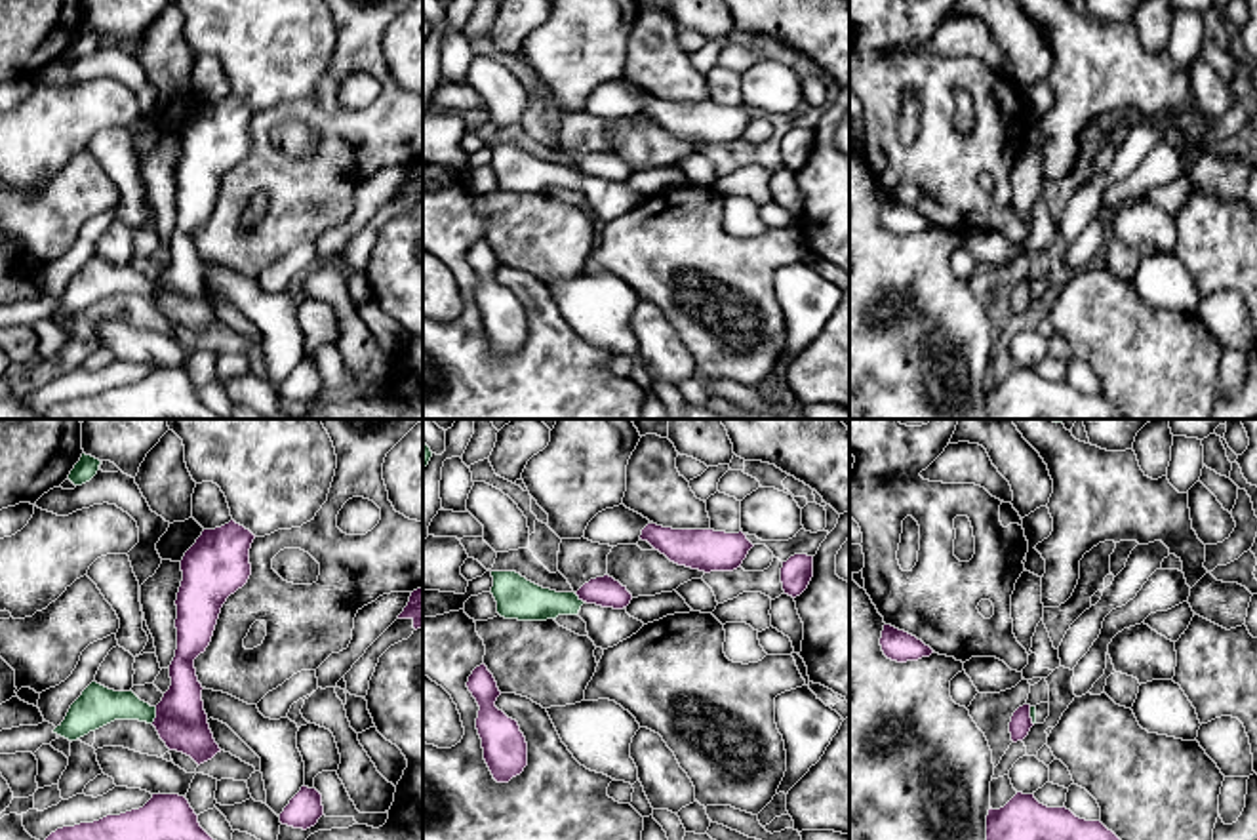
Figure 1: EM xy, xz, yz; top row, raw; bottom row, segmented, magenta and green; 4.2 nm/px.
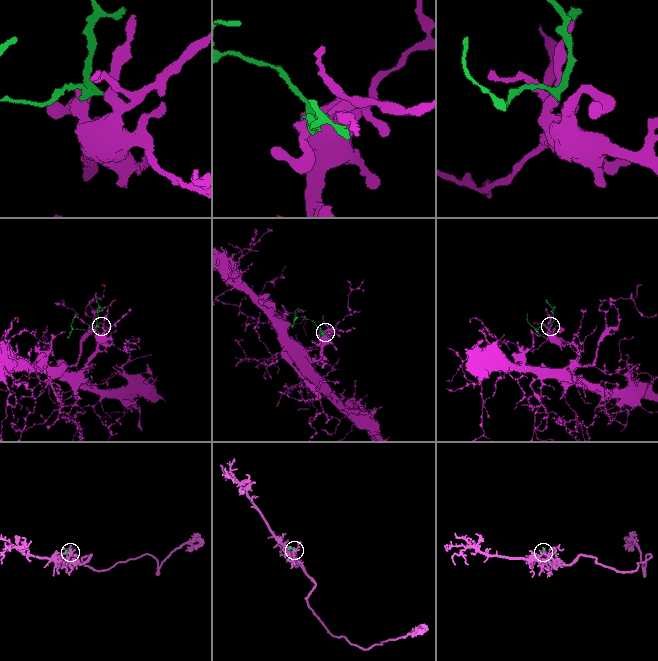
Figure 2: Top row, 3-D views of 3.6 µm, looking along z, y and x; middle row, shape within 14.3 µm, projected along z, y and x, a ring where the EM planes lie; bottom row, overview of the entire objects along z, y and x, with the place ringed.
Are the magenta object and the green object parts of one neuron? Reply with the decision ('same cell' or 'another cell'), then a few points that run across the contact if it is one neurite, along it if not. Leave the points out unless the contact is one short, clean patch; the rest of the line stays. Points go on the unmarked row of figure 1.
another cell | xy (157, 280), (157, 290), (151, 296)

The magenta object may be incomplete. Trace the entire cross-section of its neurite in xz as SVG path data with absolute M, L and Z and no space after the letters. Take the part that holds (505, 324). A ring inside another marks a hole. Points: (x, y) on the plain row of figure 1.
M482 236L467 255L480 284L476 303L482 312L484 333L497 356L509 356L528 339L528 316L516 293L495 280L501 269L493 248Z

